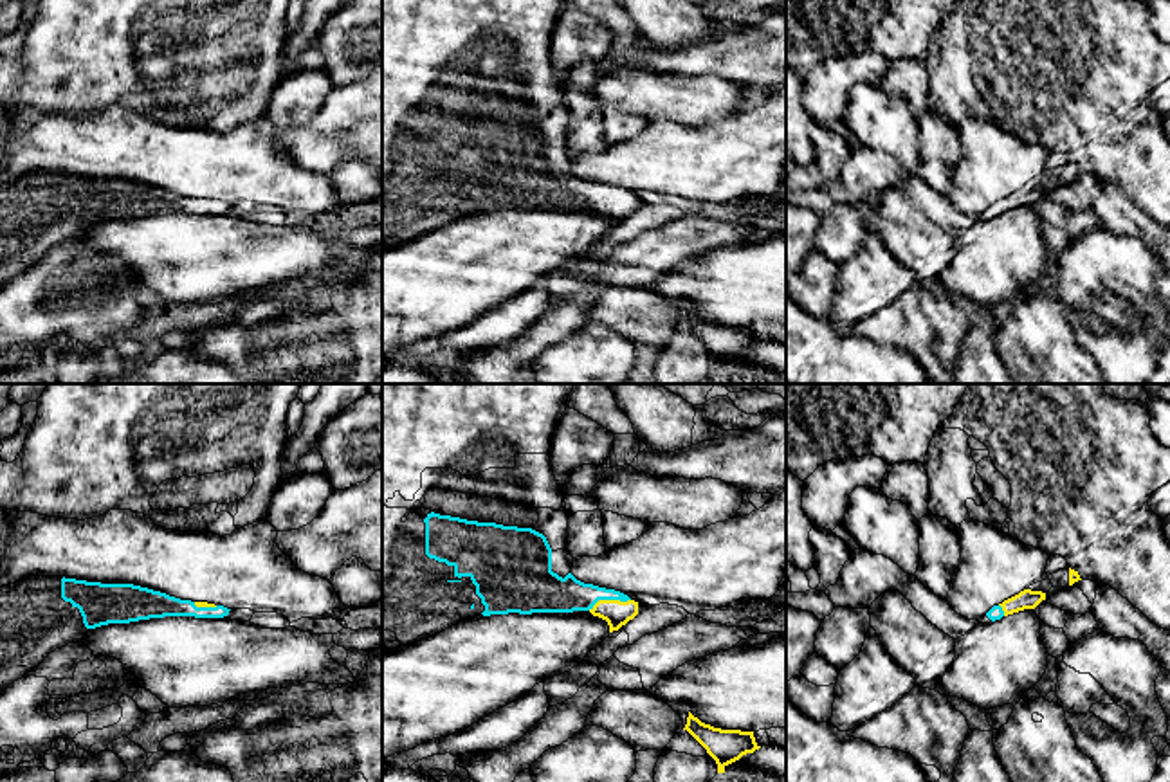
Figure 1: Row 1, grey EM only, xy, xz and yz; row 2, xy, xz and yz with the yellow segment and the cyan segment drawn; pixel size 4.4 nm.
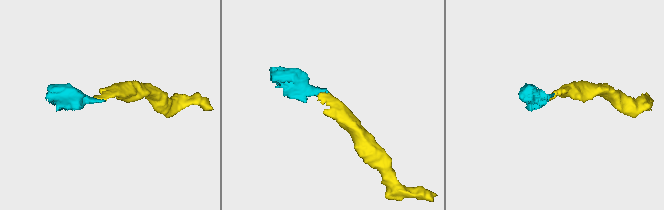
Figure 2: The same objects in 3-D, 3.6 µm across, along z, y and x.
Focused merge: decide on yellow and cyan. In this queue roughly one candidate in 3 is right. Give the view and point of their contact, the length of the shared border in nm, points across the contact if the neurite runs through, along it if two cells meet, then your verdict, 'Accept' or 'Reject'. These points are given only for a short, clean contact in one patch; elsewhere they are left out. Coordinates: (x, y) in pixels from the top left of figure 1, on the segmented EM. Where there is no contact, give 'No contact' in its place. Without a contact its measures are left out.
Touches yellow at xz (608, 600). Shared border 200 nm. Path across: xz (617, 613), (608, 600), (554, 593). Accept

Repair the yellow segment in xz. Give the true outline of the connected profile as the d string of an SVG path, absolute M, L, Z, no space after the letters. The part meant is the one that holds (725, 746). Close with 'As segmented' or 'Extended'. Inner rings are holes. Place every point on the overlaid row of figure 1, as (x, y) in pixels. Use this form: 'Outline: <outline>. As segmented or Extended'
Outline: M690 712L683 730L687 730L716 760L718 773L725 773L728 764L761 748L755 742L754 732L714 728L701 723Z. As segmented

